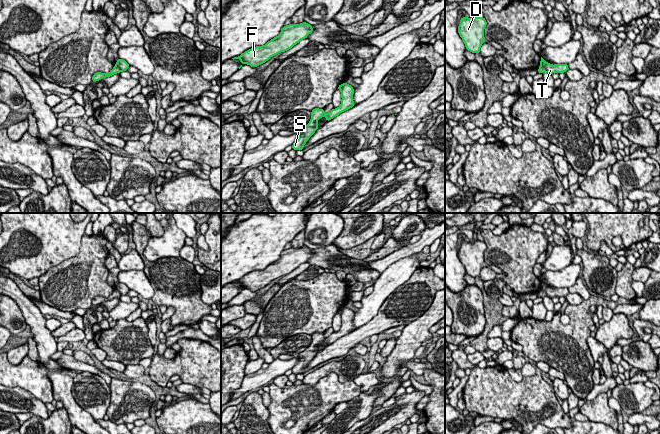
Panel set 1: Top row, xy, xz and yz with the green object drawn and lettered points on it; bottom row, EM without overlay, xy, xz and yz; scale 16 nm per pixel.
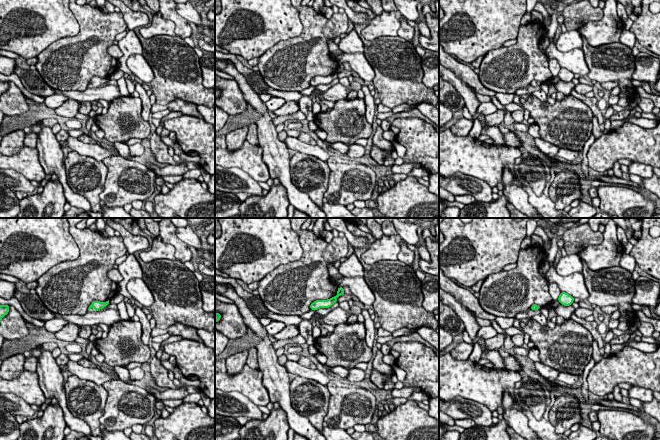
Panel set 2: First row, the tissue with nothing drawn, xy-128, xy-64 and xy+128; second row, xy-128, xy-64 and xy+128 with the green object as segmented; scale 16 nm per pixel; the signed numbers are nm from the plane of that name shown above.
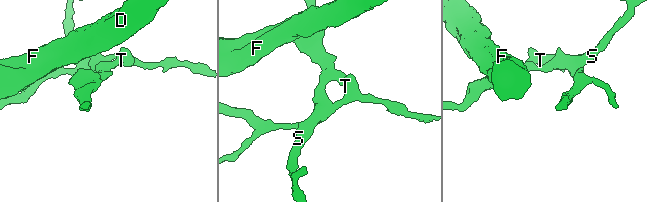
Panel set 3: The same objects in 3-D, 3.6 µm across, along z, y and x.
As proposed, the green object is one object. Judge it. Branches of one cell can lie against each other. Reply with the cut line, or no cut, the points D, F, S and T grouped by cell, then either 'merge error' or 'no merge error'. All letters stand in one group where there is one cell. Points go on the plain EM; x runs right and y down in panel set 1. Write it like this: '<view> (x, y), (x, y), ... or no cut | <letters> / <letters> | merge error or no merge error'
xy (115, 288), (121, 295) | D F T / S | merge error

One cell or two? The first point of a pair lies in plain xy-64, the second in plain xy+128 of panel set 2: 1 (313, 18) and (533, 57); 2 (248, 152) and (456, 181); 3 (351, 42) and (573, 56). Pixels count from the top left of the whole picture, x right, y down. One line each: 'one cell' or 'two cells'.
1: one cell
2: two cells
3: two cells

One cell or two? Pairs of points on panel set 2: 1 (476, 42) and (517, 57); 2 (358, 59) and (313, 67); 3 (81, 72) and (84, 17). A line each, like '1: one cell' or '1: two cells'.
1: two cells
2: two cells
3: one cell

